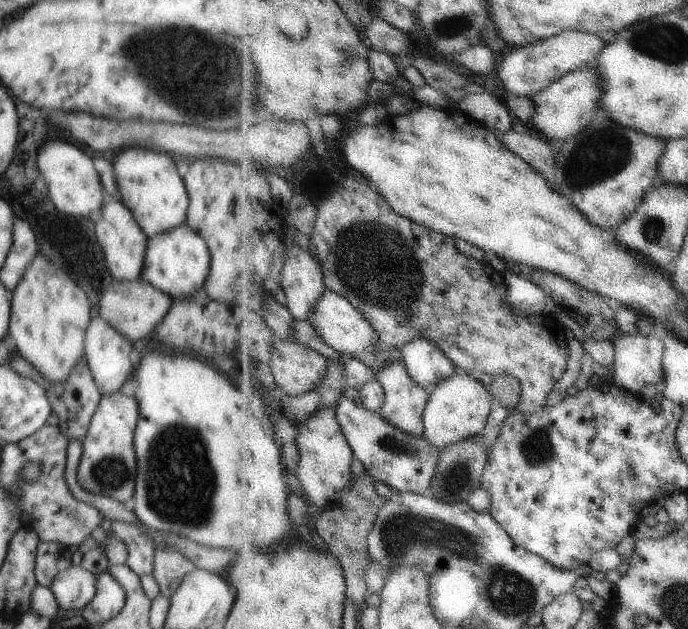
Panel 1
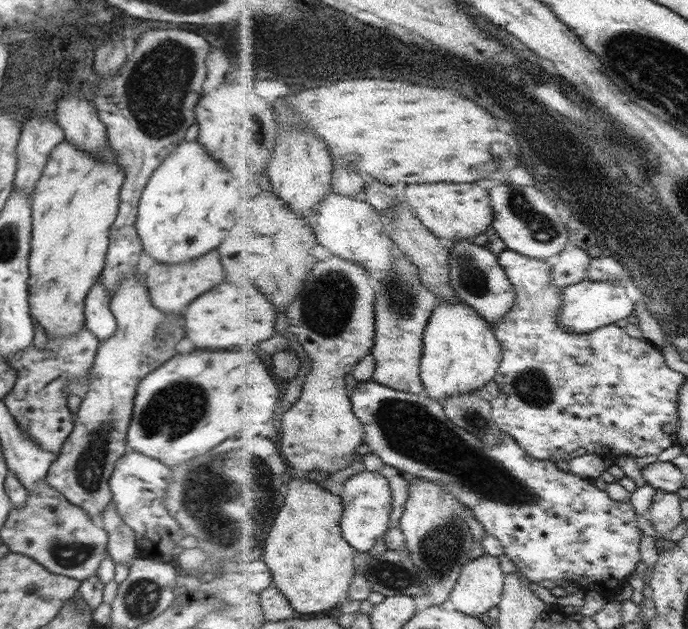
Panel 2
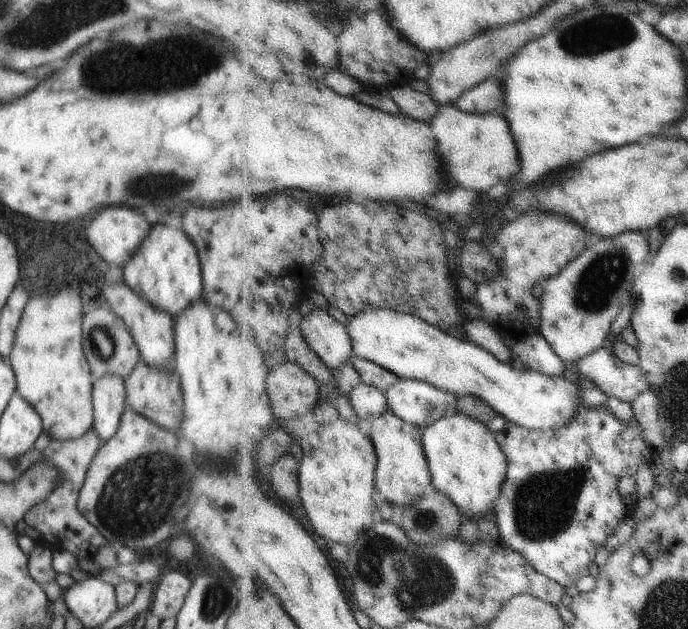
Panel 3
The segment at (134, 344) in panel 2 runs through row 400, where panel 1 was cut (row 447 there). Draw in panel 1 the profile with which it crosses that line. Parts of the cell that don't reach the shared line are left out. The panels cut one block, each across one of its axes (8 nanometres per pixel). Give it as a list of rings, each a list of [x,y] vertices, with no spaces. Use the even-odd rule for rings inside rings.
[[[120,392],[101,395],[81,442],[81,459],[77,468],[77,481],[83,489],[123,504],[133,498],[135,491],[137,460],[133,434],[139,419],[139,404],[134,398],[134,395],[126,396]]]

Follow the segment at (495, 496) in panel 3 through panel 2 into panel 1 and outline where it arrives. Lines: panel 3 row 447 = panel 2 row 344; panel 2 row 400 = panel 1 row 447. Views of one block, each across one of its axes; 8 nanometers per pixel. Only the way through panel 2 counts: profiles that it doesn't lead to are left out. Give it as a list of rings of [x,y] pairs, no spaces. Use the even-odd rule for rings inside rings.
[[[467,371],[456,372],[439,382],[433,393],[425,412],[425,435],[441,450],[450,447],[451,444],[475,438],[487,427],[488,419],[491,418],[492,409],[495,407],[495,399],[490,387],[484,385],[484,382],[470,376]]]

